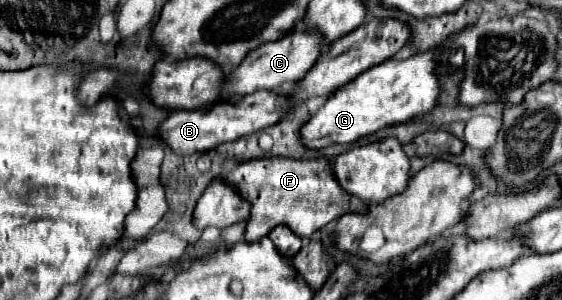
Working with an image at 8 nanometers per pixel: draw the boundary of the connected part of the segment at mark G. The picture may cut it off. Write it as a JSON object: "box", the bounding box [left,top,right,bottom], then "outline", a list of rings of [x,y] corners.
{"box":[302,49,440,149],"outline":[[[434,49],[428,53],[416,53],[406,61],[384,61],[382,65],[360,73],[354,81],[342,85],[342,89],[334,91],[318,109],[318,113],[314,113],[310,121],[302,125],[302,145],[306,149],[324,149],[334,143],[348,145],[364,135],[376,133],[382,127],[402,125],[432,111],[440,93],[434,73],[436,55],[438,51]]]}

